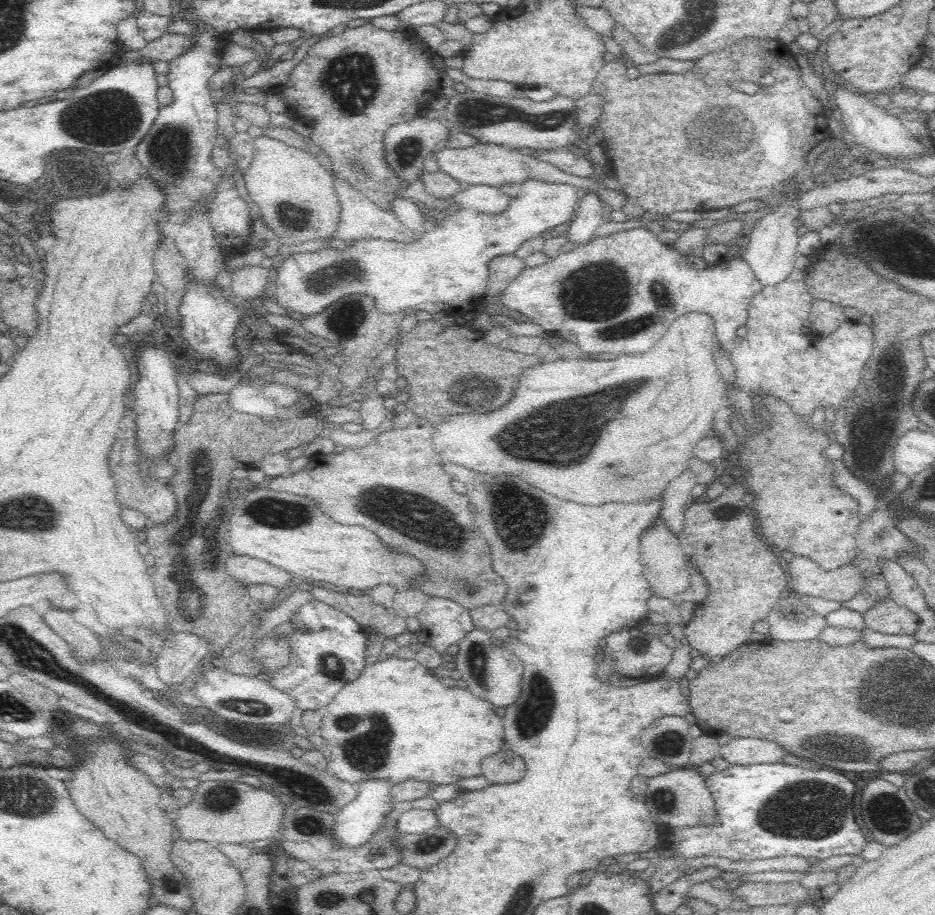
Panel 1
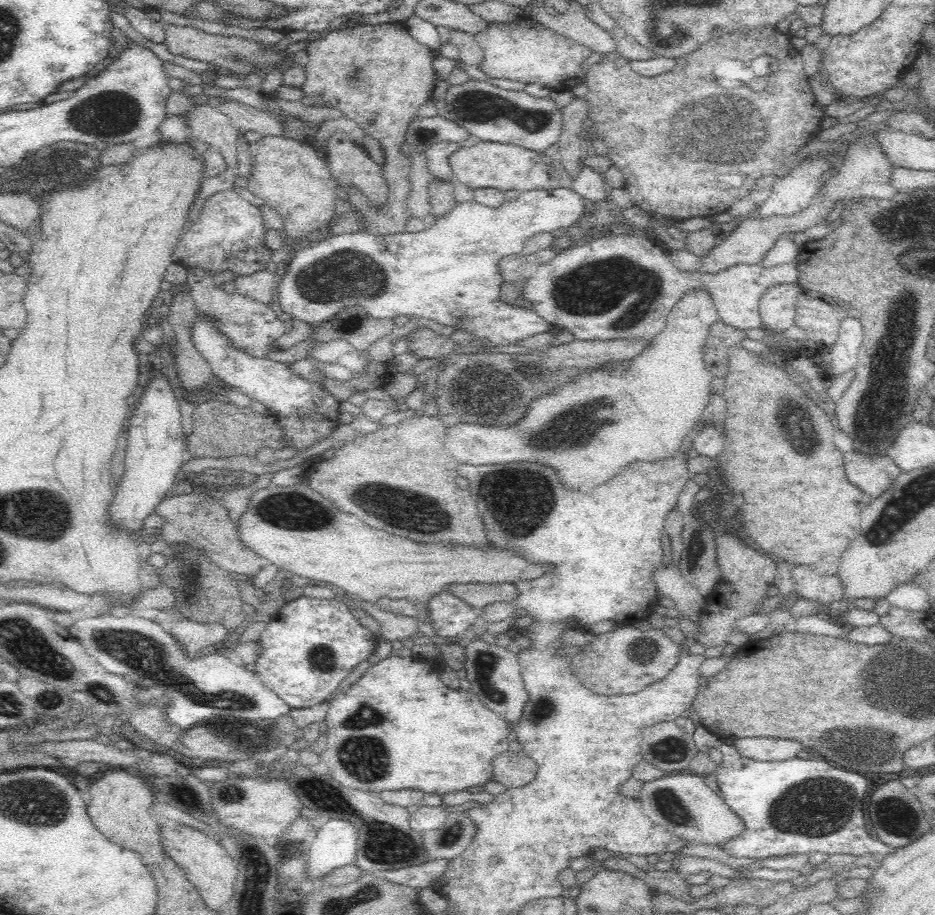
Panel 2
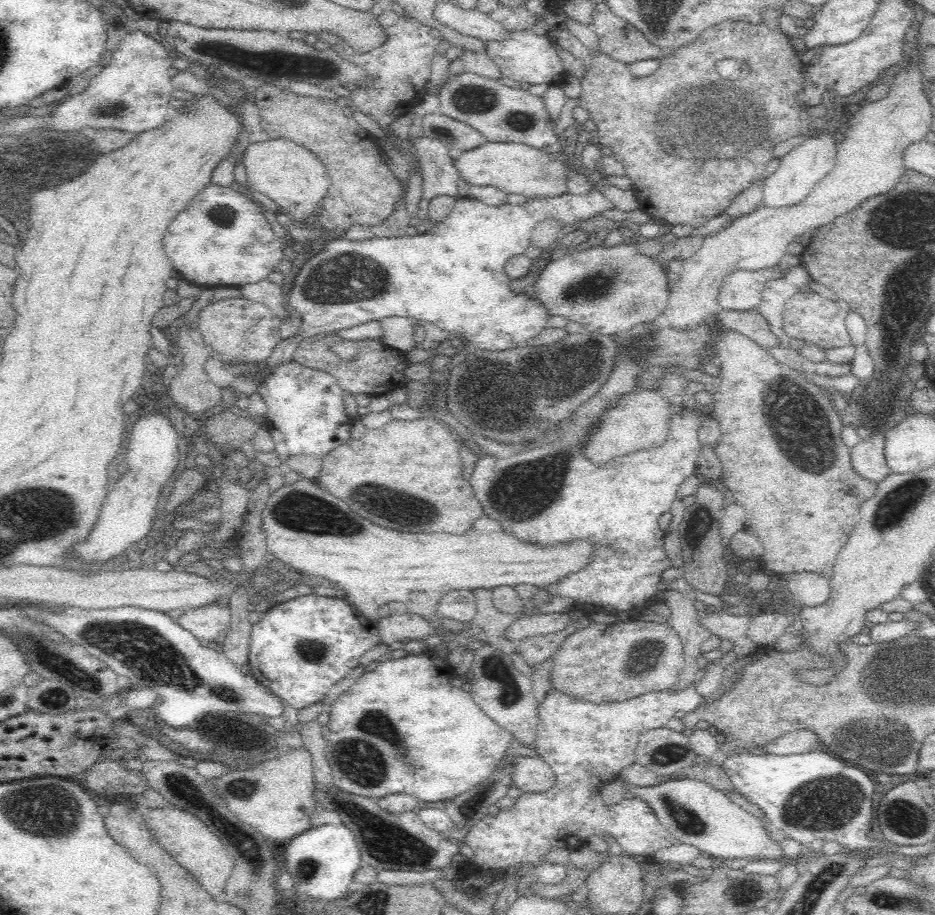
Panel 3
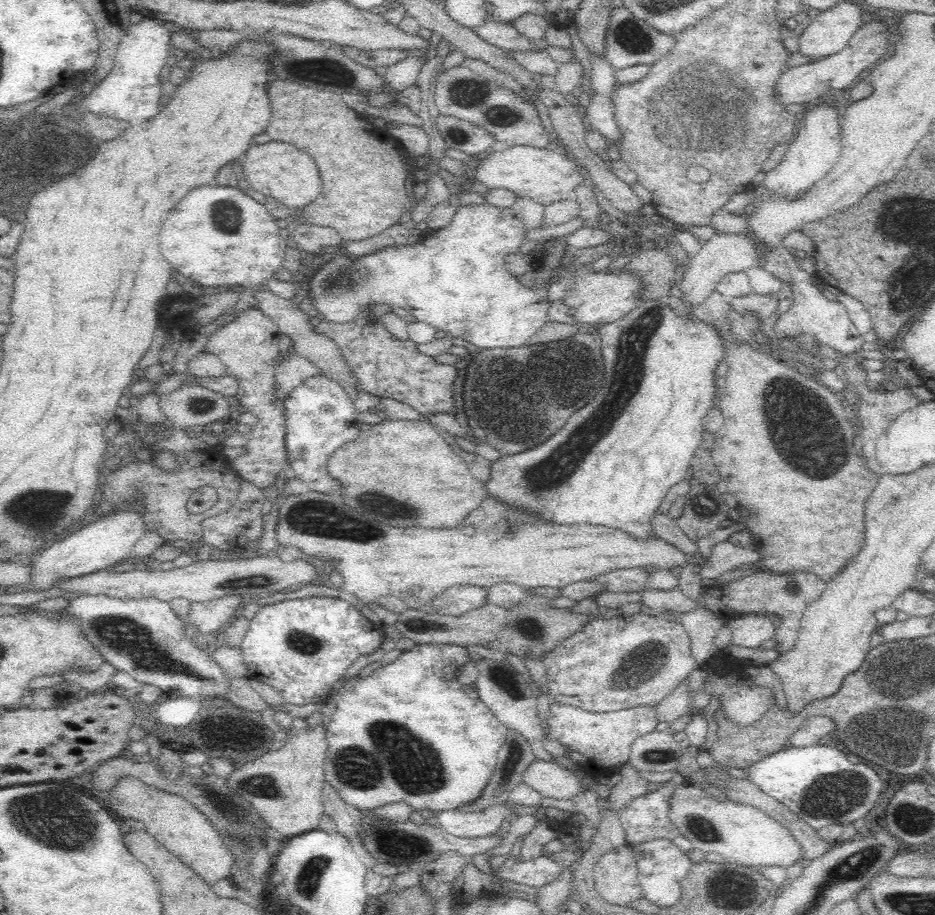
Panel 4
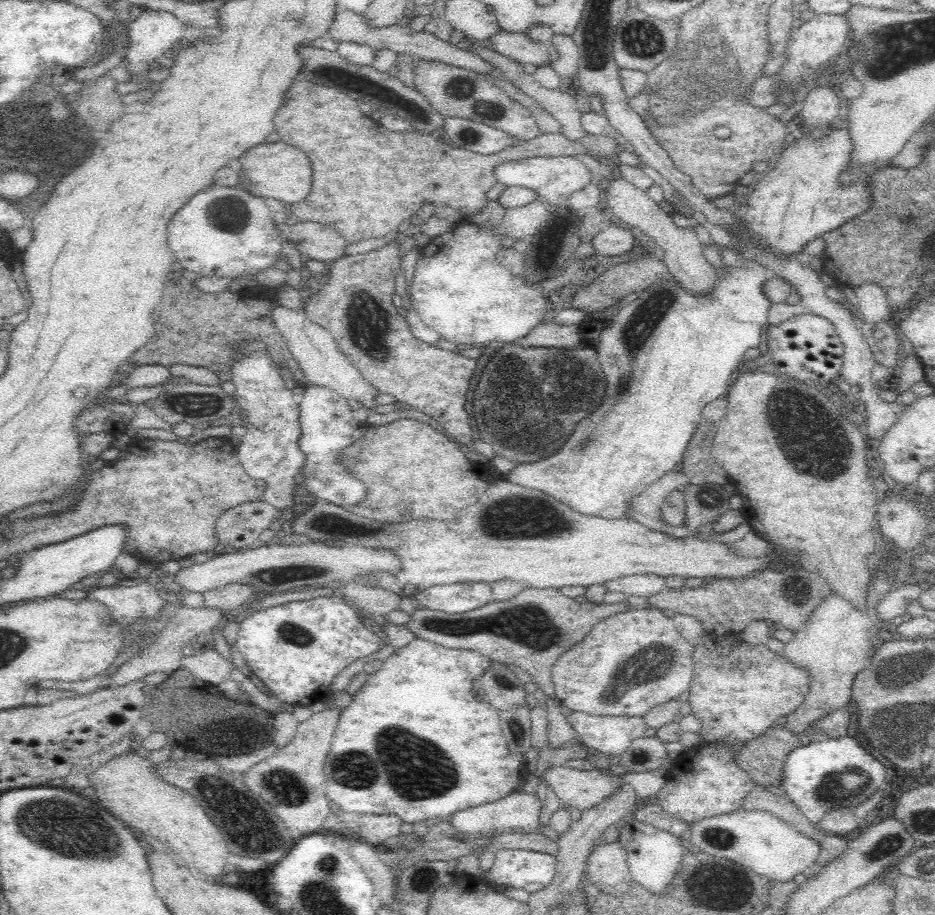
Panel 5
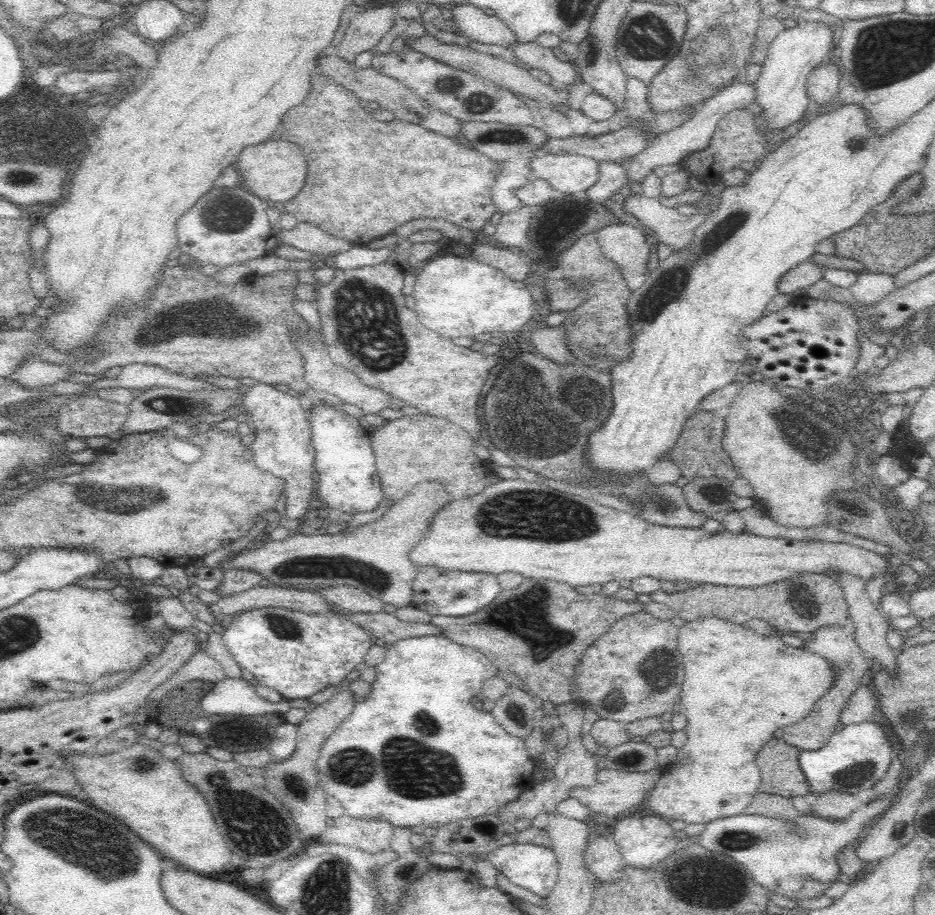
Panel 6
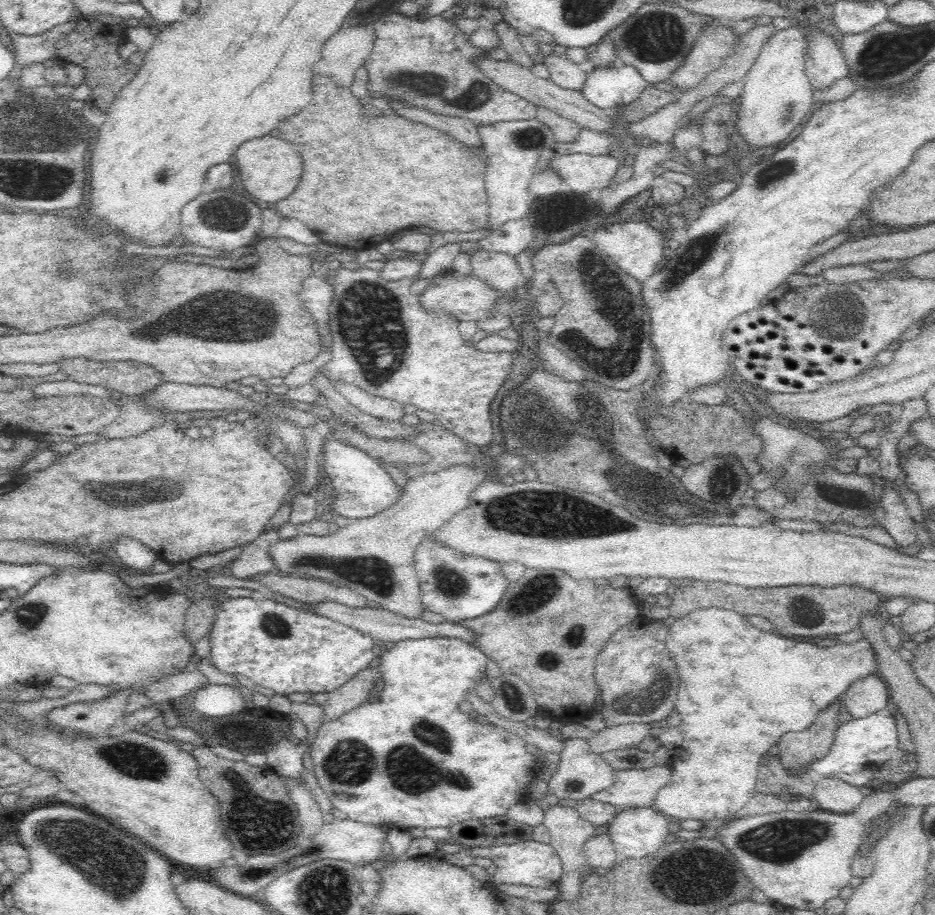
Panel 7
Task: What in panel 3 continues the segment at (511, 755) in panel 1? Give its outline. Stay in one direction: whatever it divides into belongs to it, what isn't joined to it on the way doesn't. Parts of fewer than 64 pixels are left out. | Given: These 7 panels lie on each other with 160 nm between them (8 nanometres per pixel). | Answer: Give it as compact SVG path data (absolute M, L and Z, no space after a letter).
M516 756L510 772L513 785L523 792L546 792L556 782L552 769L542 759Z

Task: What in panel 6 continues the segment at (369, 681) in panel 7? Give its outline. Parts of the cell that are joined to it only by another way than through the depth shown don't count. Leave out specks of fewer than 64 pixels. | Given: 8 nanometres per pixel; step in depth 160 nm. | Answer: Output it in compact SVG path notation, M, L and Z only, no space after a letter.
M343 687L343 690L338 690L326 702L307 709L305 717L296 725L299 737L294 754L280 762L273 760L262 768L264 787L290 811L301 836L309 841L316 841L330 823L330 818L326 815L326 793L322 790L316 769L320 749L326 738L331 737L338 725L352 712L354 704L354 693Z

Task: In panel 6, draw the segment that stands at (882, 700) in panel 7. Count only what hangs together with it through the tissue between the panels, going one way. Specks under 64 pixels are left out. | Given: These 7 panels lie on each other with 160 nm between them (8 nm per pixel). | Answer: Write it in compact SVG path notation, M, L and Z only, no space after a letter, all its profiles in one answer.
M864 681L857 686L848 702L842 708L839 718L840 726L858 724L877 718L876 693Z

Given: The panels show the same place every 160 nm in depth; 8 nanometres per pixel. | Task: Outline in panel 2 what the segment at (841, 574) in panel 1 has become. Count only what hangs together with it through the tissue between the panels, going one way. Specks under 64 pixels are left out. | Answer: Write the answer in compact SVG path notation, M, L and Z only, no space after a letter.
M794 566L791 576L793 588L801 598L815 600L821 604L843 599L843 582L836 576L818 576L806 566Z

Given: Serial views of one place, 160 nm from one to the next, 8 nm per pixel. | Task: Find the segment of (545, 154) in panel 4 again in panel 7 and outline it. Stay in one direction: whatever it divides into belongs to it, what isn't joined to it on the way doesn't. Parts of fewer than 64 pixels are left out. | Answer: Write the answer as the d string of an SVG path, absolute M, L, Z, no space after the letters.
M568 154L554 158L546 169L556 171L570 191L586 194L594 188L603 189L612 183L619 162L610 155Z

